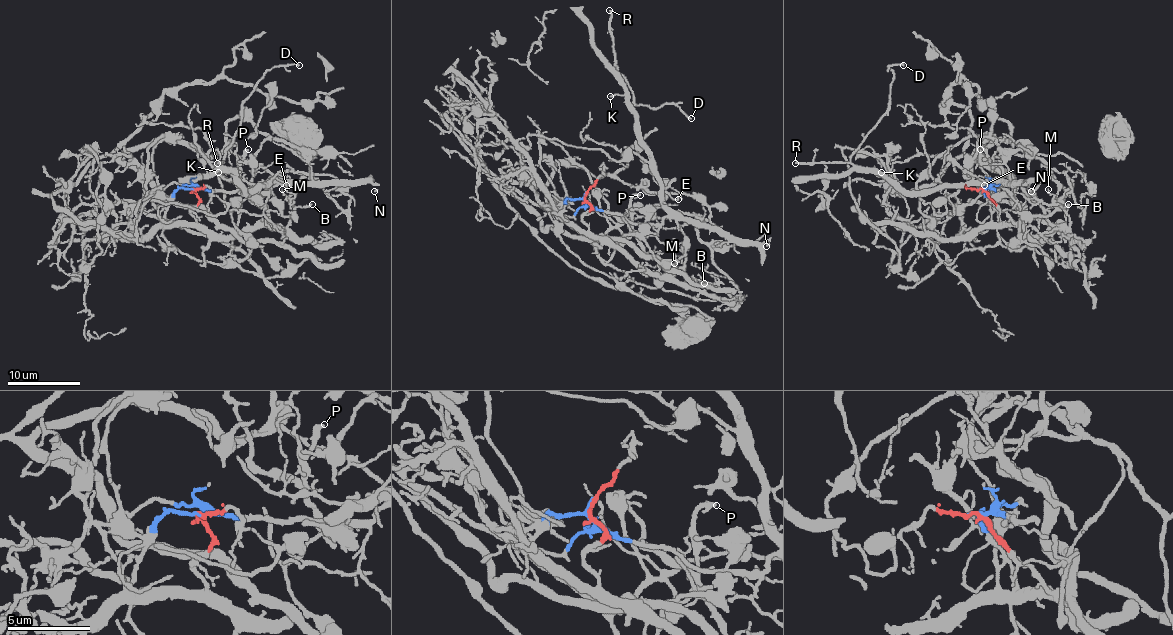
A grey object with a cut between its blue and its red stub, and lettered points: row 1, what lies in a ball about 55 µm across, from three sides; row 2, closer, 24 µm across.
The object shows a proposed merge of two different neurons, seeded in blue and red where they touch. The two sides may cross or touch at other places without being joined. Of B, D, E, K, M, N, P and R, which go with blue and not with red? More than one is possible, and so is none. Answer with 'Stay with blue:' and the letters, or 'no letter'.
Stay with blue: D, E, K, N, R

